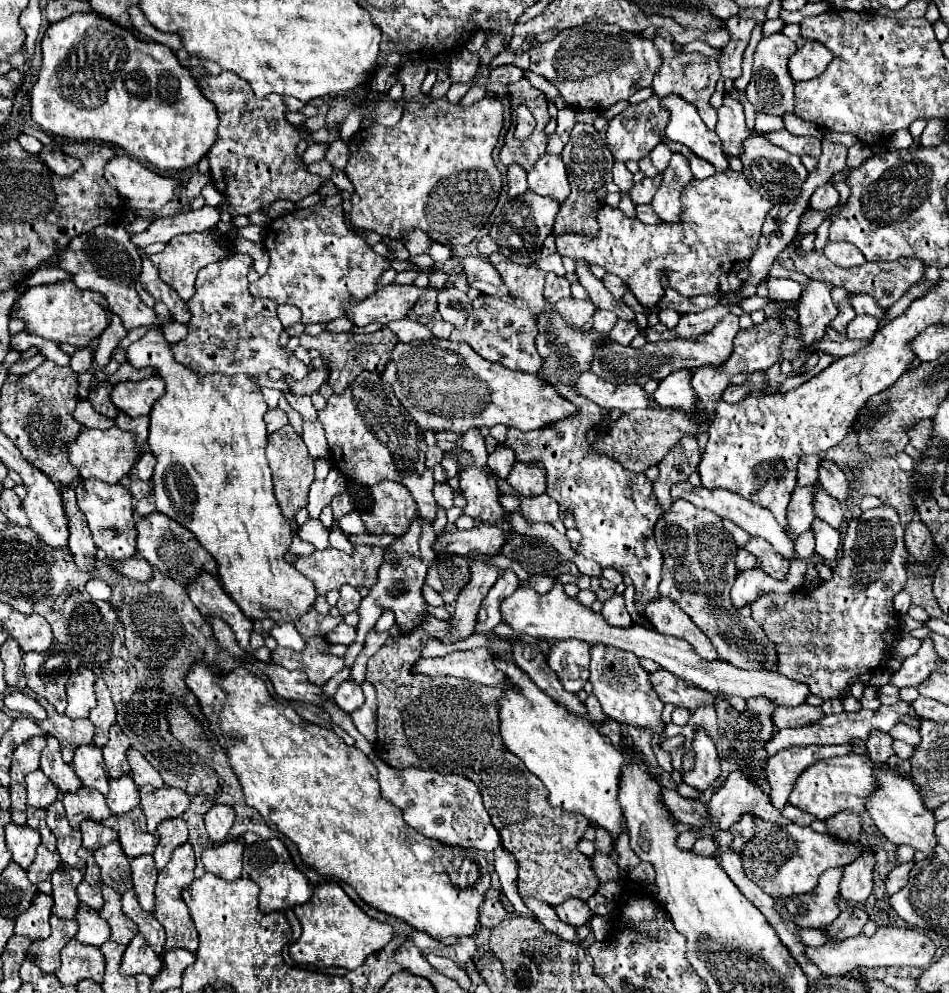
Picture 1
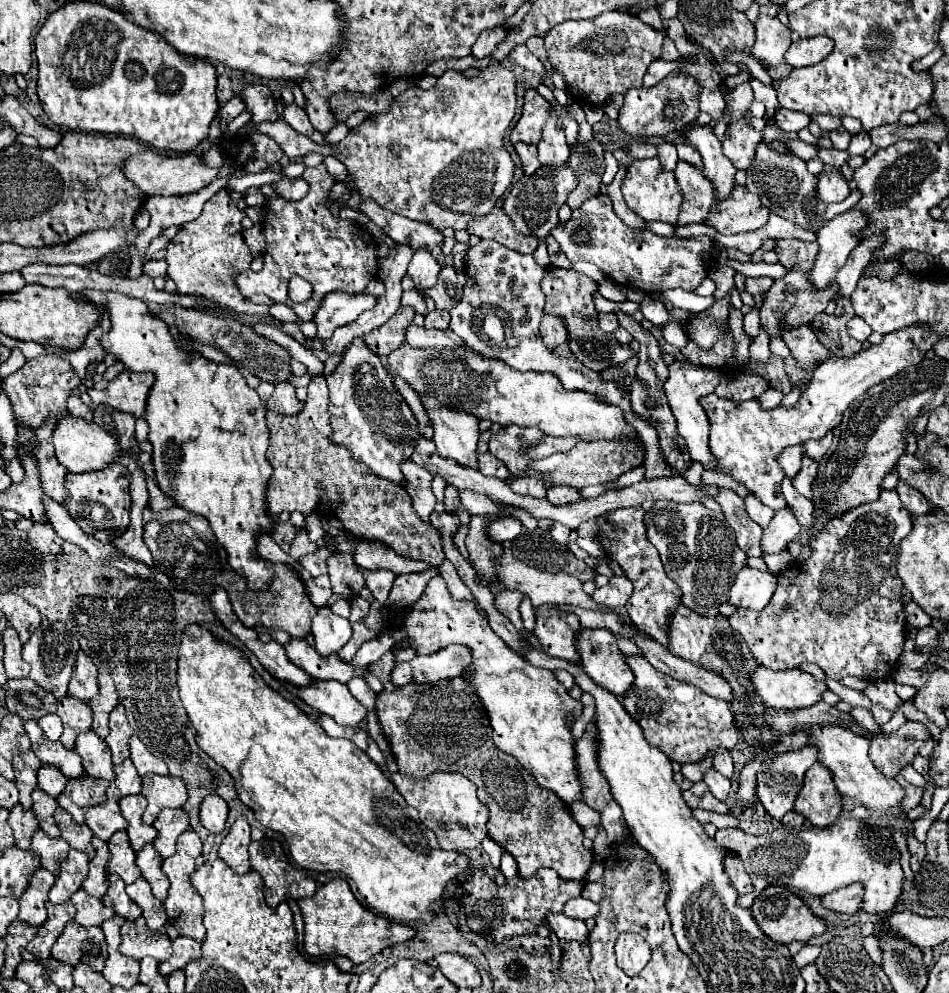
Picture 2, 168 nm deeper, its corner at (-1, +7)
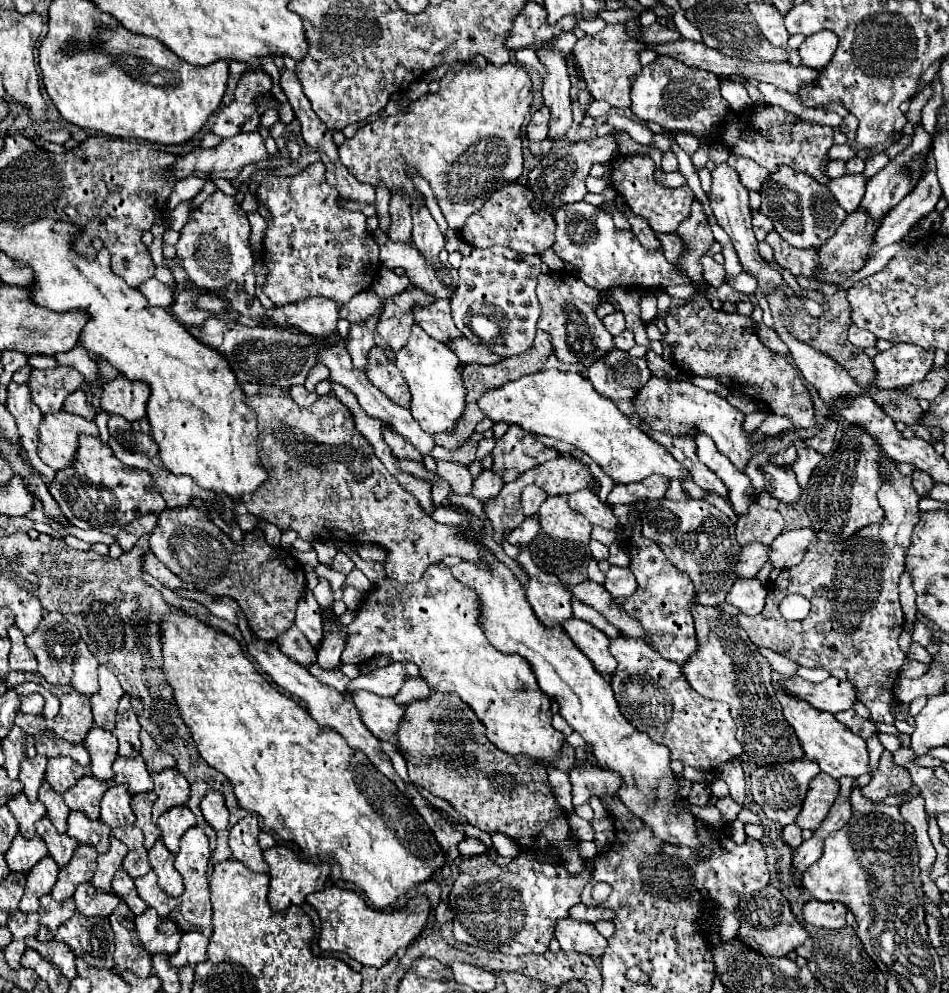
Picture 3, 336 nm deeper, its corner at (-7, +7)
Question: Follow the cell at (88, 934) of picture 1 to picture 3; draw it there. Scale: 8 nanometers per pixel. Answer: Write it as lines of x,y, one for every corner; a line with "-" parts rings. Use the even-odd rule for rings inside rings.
91,882
79,884
73,900
77,904
77,910
85,916
101,916
107,918
117,906
119,906
119,896
113,892
103,892
103,890
95,890
91,886

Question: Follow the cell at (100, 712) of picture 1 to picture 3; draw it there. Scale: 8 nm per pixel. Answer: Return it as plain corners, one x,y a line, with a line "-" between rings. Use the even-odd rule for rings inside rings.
99,666
99,686
101,686
101,690
91,696
95,726
111,732
115,728
117,704
125,692
119,686
115,674
111,674
107,670
107,666

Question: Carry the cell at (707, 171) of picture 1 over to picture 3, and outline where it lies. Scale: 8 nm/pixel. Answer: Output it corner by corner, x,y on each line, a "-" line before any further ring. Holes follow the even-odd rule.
683,132
683,134
677,134
677,136
675,136
675,140
677,140
677,144
679,144
679,146
689,154
689,156
699,148
697,138
695,138
695,136
691,136
691,134
685,134
685,132

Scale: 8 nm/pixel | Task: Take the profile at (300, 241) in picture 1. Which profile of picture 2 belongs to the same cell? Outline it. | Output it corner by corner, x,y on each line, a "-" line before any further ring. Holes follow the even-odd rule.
325,166
305,168
303,180
309,184
305,198
293,202
281,198
271,184
263,184
259,190
267,200
267,214
263,220
263,232
267,240
267,250
263,254
265,266
261,272
245,270
235,278
239,292
249,298
253,294
265,294
275,302
283,302
295,310
301,320
311,320
313,310
321,304
321,298
333,290
343,290
347,294
361,294
365,286
377,276
377,254
373,240
367,240
353,222
335,218
327,204
321,200
321,194
329,194
335,184
333,178
325,174
-
297,274
313,286
313,296
307,302
293,304
287,294
289,276

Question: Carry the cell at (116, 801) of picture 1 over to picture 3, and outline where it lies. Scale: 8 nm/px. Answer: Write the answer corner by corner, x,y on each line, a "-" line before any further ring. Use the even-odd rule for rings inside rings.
137,756
137,758
117,758
115,764
113,764
113,770
115,770
115,782
127,784
131,794
153,790
151,776
149,776
141,756

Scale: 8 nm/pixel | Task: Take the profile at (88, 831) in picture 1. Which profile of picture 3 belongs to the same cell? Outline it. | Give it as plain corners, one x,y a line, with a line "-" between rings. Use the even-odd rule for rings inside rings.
111,786
103,800
101,800
101,814
99,814
99,822
103,822
105,826
109,826
111,830
117,830
121,826
133,824
135,822
135,814
129,806
131,794
127,790
127,786

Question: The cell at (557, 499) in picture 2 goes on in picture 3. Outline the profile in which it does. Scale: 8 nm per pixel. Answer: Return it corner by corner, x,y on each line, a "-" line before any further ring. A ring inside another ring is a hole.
579,490
575,494
569,494
569,506
583,514
591,524
599,524
603,528
615,528
617,518
613,516
611,508
605,506
599,496
591,490

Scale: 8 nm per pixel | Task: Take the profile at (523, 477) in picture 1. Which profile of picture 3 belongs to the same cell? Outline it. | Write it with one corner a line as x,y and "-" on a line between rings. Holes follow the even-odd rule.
527,486
521,494
521,504
523,504
523,514
529,518
533,514
537,514
539,506
545,502
547,492
539,490
539,486

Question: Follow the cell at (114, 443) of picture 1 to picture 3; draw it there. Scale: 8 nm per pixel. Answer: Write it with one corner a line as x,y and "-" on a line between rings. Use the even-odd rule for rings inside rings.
65,410
57,414
43,416
39,426
39,456
53,470
63,470
71,466
75,450
79,448
79,434
99,436
99,428
95,422
79,418
75,414
67,414

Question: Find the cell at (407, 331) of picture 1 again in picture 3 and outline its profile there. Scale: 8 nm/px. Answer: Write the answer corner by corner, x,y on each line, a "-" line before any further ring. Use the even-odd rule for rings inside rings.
459,336
459,338
449,338
449,344
447,344
457,356
461,362
465,364
495,364
499,362
501,358
497,354
493,354
487,346
481,346
481,344
473,344
469,342
465,336

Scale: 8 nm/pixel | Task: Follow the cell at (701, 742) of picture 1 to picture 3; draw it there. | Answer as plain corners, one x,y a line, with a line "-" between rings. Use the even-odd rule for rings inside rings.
723,796
723,798
717,798
717,802
715,802
715,806
721,810
721,814
723,814
723,818
727,820
727,822
733,822
735,818
737,818
737,812
741,810
741,806
731,798
731,796

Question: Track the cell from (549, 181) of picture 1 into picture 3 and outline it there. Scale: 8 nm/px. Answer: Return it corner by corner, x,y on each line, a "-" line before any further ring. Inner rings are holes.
549,40
543,42
543,46
537,50
537,56
549,70
549,76
543,80
543,100
545,106
551,110
549,140
557,142
567,134
567,130
573,124
571,98
569,98
571,82
567,74
567,64
559,52
549,50

